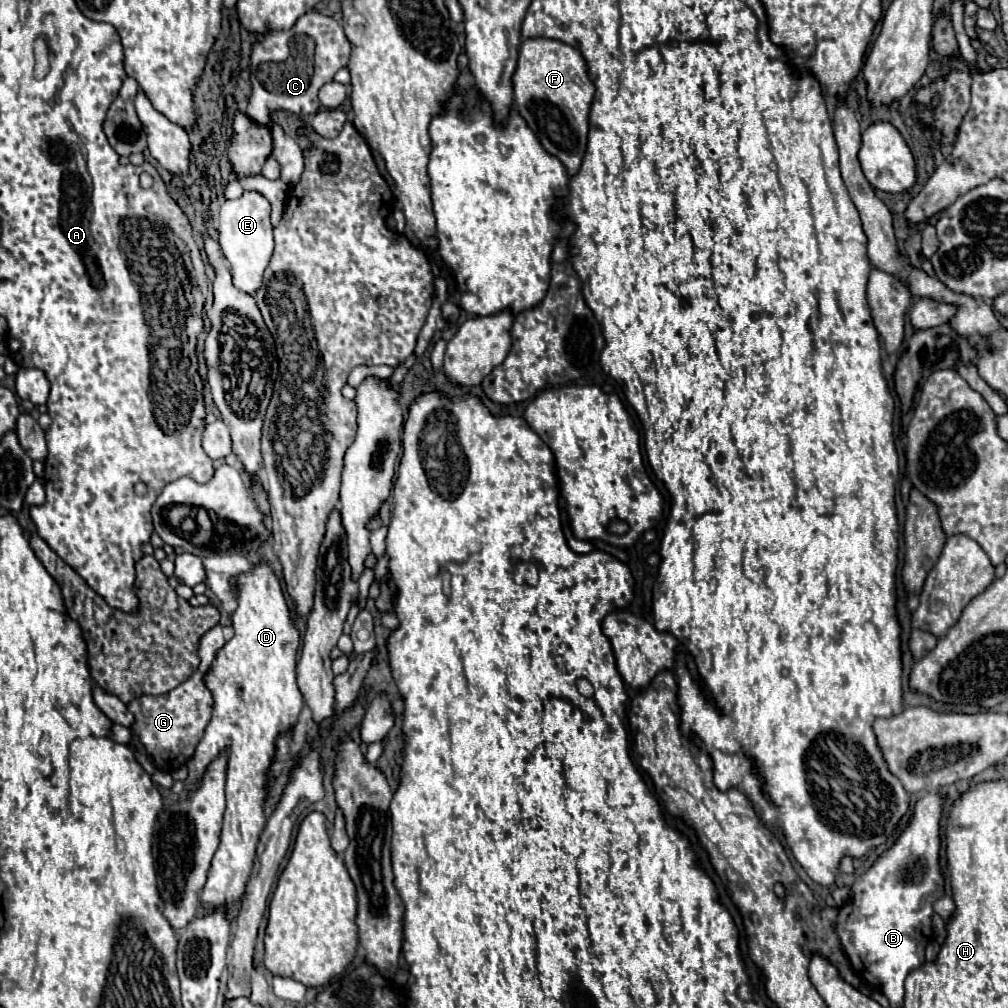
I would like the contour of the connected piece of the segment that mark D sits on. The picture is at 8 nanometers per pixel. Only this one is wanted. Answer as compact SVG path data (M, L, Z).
M259 563L249 573L243 573L239 583L239 607L233 613L235 637L217 653L217 661L205 675L207 687L213 693L213 719L207 725L205 737L197 745L193 759L187 763L187 789L193 789L207 763L219 755L219 749L231 749L221 843L213 857L209 879L201 891L201 909L205 913L223 903L239 907L239 899L251 875L259 833L267 821L265 777L269 763L273 761L275 737L297 723L303 707L303 697L295 681L299 633L293 627L279 579L269 565Z

